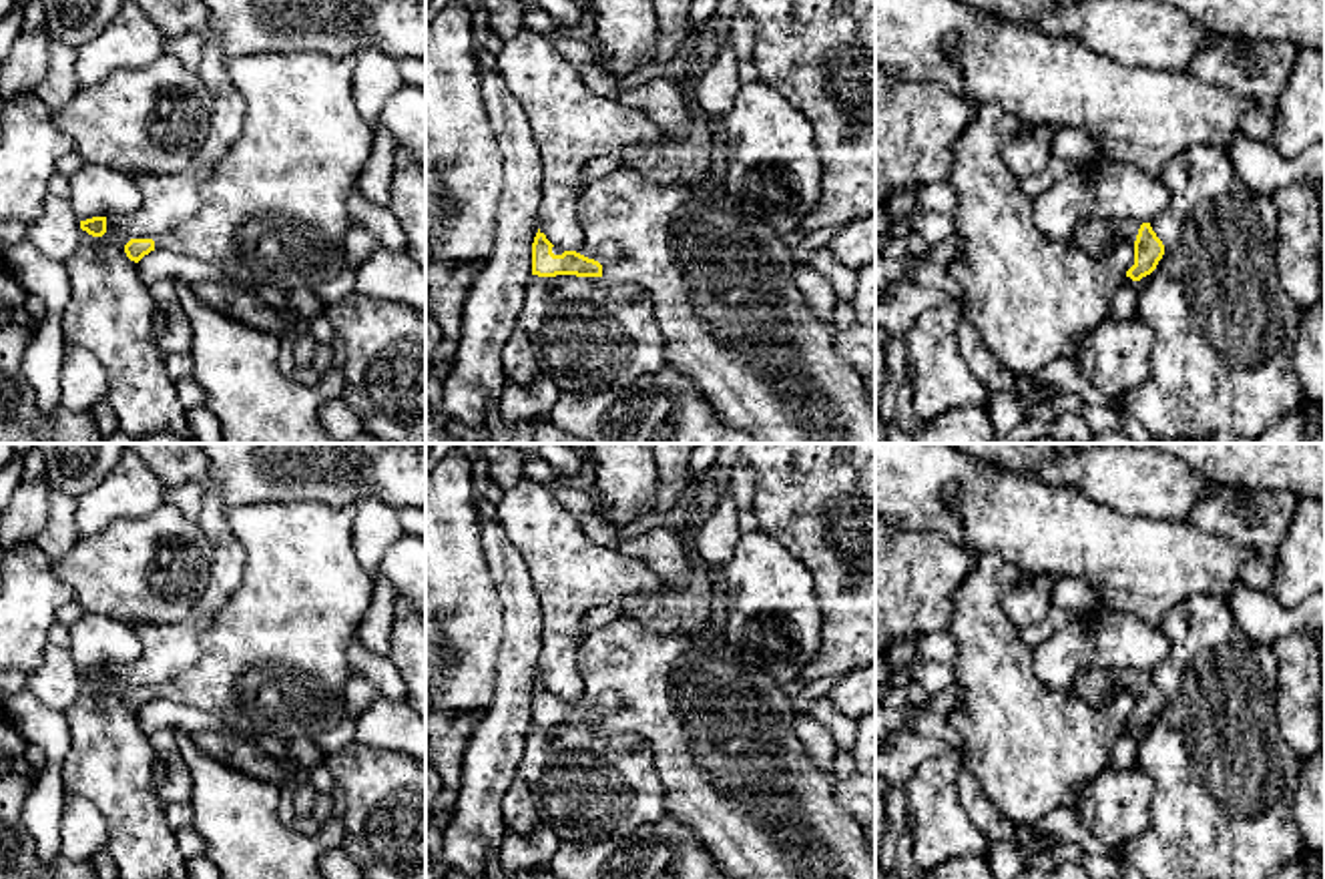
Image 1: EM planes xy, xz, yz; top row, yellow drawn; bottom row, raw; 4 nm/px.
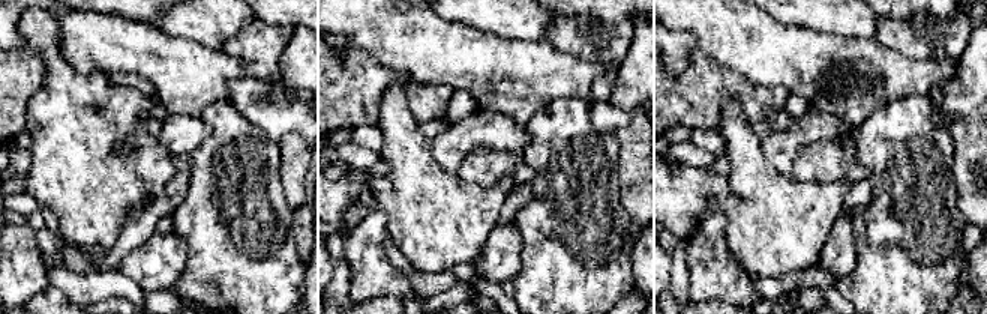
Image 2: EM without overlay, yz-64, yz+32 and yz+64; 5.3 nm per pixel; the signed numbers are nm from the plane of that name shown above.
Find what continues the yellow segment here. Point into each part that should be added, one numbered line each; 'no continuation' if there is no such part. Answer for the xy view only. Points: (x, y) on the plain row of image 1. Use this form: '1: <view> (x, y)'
1: xy (274, 663)

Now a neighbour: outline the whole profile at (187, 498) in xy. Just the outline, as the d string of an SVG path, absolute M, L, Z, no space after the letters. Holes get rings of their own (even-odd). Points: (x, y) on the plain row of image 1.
M179 484L169 488L165 504L177 508L187 520L199 520L203 506L203 484Z

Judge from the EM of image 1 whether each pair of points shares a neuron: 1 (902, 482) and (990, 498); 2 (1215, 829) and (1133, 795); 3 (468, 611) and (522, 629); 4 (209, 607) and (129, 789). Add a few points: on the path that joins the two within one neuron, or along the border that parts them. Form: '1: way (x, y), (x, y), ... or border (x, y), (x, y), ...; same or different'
1: way (924, 474), (968, 476); same
2: border (1137, 765), (1151, 787), (1151, 819), (1125, 841); different
3: border (490, 576), (502, 607), (502, 643), (496, 669); different
4: way (163, 655), (117, 693), (117, 741); same

